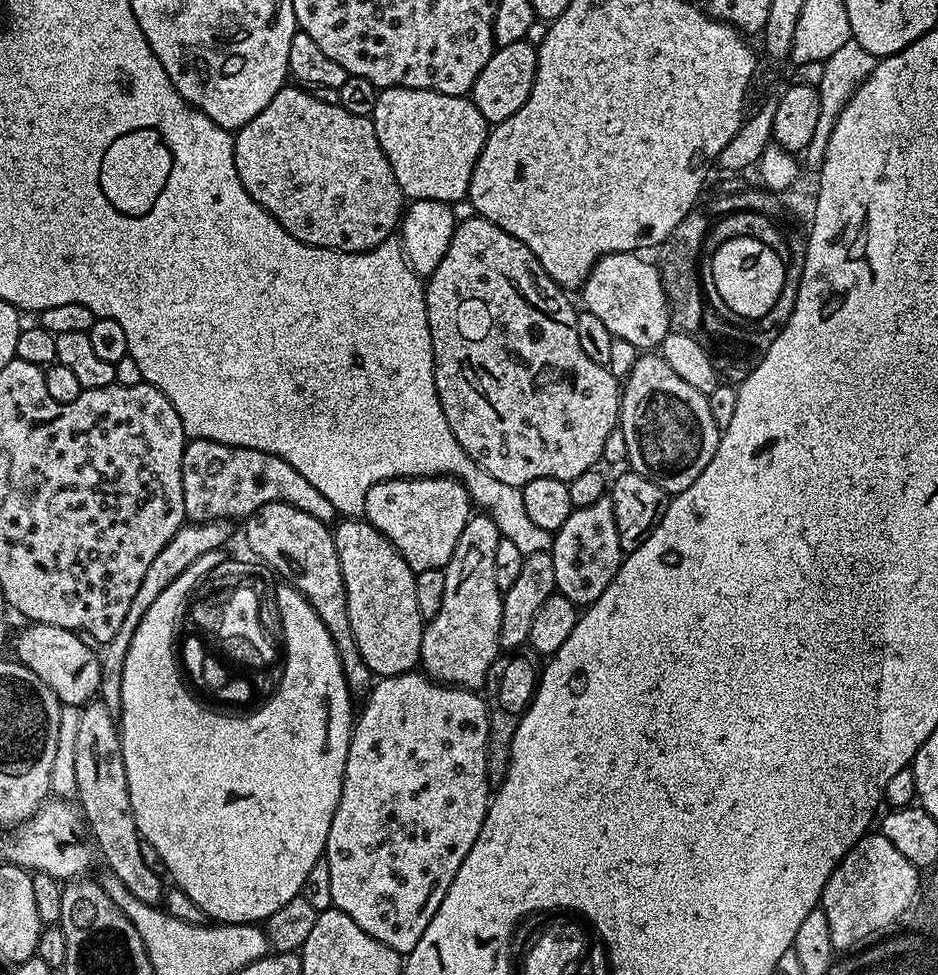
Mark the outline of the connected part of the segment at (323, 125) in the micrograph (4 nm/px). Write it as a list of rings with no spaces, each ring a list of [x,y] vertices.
[[[300,86],[280,88],[264,110],[257,114],[252,121],[246,122],[239,128],[234,136],[234,166],[238,170],[238,178],[242,182],[242,186],[250,194],[250,198],[261,204],[294,238],[315,248],[332,248],[336,252],[368,252],[372,248],[378,247],[383,240],[389,239],[397,231],[402,209],[406,204],[406,197],[394,178],[394,170],[378,142],[378,134],[374,130],[371,119],[367,116],[359,117],[356,114],[350,114],[339,104],[327,105],[326,102],[320,102],[312,96],[311,91]]]

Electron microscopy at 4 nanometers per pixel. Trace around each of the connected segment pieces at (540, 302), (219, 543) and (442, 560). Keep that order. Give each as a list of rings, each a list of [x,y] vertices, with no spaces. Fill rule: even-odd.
[[[479,214],[470,220],[457,223],[442,262],[438,262],[438,266],[426,280],[424,297],[430,322],[430,338],[434,346],[434,382],[440,405],[446,414],[446,422],[450,422],[454,438],[458,438],[462,450],[470,454],[472,461],[482,466],[486,474],[498,478],[498,482],[506,482],[506,486],[523,489],[525,484],[534,482],[534,478],[558,478],[567,482],[578,478],[578,474],[586,474],[586,470],[601,463],[606,438],[610,438],[610,434],[620,422],[621,381],[607,366],[594,362],[594,358],[588,357],[586,350],[582,350],[582,345],[578,343],[576,325],[578,308],[568,301],[568,296],[569,293],[556,284],[554,278],[546,274],[546,270],[542,270],[536,255],[526,245]],[[487,372],[492,375],[492,380],[480,380],[480,376],[486,375]]]
[[[227,520],[185,523],[183,528],[176,531],[174,538],[170,538],[170,542],[166,542],[166,546],[162,546],[158,558],[154,558],[154,562],[150,562],[150,567],[146,570],[146,574],[142,577],[142,582],[134,594],[134,602],[130,602],[130,610],[126,610],[126,618],[122,618],[122,626],[118,626],[118,634],[114,634],[114,638],[107,640],[103,645],[104,652],[102,648],[99,653],[100,691],[98,699],[112,713],[119,713],[122,706],[122,670],[126,662],[126,650],[130,650],[130,642],[134,638],[134,630],[138,630],[138,622],[142,622],[146,610],[150,610],[150,606],[157,600],[158,594],[162,594],[162,590],[166,590],[166,586],[170,586],[170,582],[174,582],[174,578],[178,578],[178,574],[182,574],[182,570],[186,570],[186,566],[190,566],[190,562],[194,562],[194,558],[198,558],[202,554],[210,554],[210,550],[215,548],[224,548],[227,540],[232,536],[232,528],[233,525]]]
[[[417,476],[383,480],[370,486],[364,503],[363,519],[373,524],[399,550],[412,571],[417,573],[431,568],[444,569],[447,566],[454,554],[454,546],[458,546],[458,538],[462,538],[462,530],[466,530],[466,522],[473,514],[472,499],[459,480],[450,476]]]

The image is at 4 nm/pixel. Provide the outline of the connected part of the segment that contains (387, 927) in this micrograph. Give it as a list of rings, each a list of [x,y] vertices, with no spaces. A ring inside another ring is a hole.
[[[420,670],[403,672],[397,676],[386,676],[377,679],[367,693],[368,705],[359,709],[352,726],[352,741],[348,743],[348,757],[344,767],[342,794],[338,798],[338,806],[334,810],[334,818],[330,822],[330,834],[324,847],[330,868],[332,907],[344,912],[366,934],[378,938],[390,950],[407,954],[418,946],[418,938],[426,934],[426,926],[430,926],[430,918],[438,910],[442,898],[446,898],[446,890],[450,890],[450,882],[454,882],[454,874],[458,874],[458,866],[462,866],[462,858],[470,854],[470,846],[478,838],[484,825],[490,803],[488,787],[488,714],[490,711],[486,700],[480,697],[479,691],[471,688],[454,688],[450,684],[441,684],[439,680]]]

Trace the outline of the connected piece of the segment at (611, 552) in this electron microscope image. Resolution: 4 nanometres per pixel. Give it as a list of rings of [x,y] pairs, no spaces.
[[[605,496],[602,499],[596,499],[590,506],[573,509],[570,518],[553,535],[550,553],[554,562],[555,589],[559,592],[559,595],[570,598],[572,604],[577,606],[593,604],[600,598],[601,594],[605,592],[606,586],[615,578],[624,557],[621,542],[618,538],[617,523],[614,520],[611,497]]]

